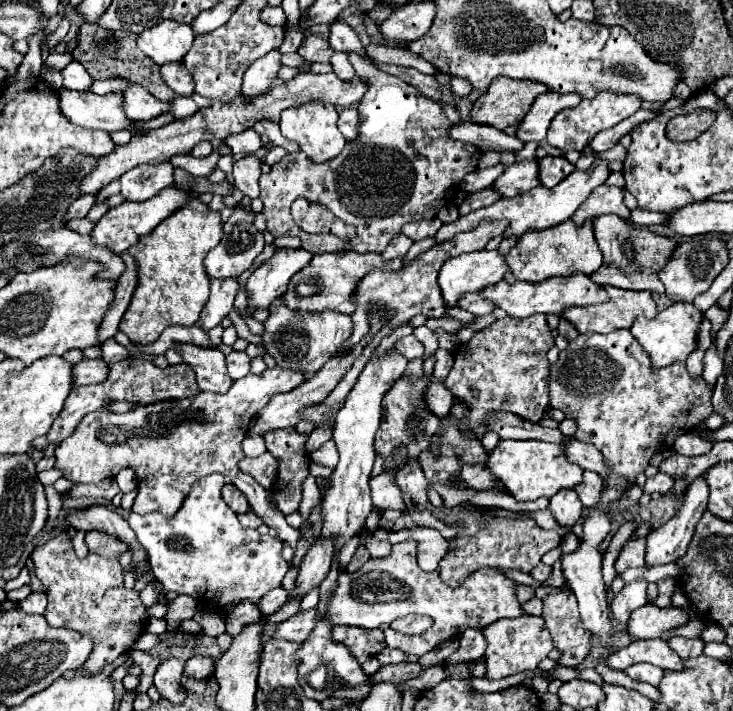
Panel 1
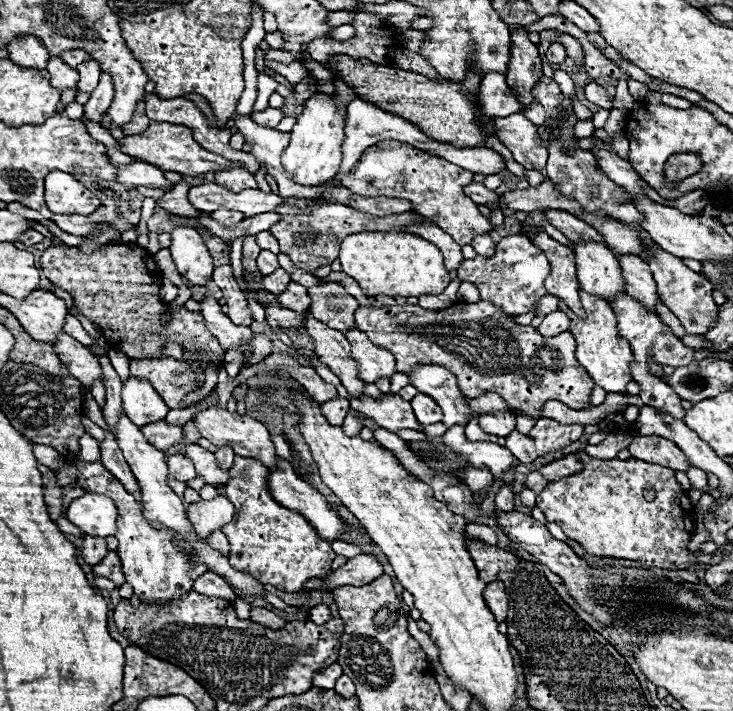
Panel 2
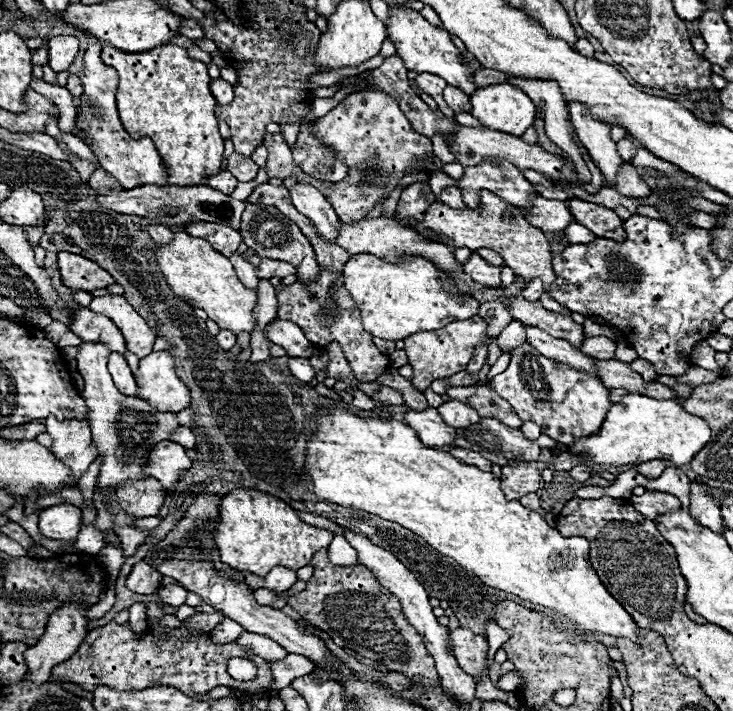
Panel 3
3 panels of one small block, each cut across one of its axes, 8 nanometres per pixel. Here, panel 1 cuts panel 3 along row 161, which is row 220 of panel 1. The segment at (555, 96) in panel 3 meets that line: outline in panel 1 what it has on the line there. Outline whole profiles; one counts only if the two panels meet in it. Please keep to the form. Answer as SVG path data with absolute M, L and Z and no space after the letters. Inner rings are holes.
M598 186L590 192L590 196L580 204L580 208L574 212L572 222L576 226L584 224L586 218L596 218L602 214L616 214L622 218L630 218L630 210L622 202L622 188L618 186Z

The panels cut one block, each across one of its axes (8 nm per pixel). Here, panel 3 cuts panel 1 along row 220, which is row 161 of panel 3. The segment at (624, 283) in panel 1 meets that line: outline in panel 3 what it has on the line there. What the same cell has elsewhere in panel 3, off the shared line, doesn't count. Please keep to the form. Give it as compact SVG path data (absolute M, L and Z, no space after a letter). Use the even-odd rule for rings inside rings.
M568 102L568 110L570 122L576 128L580 142L586 146L596 166L602 170L606 182L614 184L624 160L616 152L616 142L610 140L610 128L604 122L594 120L588 110L578 102Z

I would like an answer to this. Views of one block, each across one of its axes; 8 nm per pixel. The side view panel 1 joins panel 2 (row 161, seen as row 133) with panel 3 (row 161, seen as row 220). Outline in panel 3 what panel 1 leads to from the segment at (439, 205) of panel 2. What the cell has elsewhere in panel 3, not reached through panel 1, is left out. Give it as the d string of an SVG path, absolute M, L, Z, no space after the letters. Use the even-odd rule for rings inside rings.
M354 92L350 96L346 96L342 100L342 104L338 104L336 108L332 108L324 118L318 120L318 138L322 142L326 142L330 148L334 148L340 158L344 160L344 164L350 168L348 176L340 182L326 182L326 180L318 180L310 174L294 174L298 178L298 182L308 182L312 186L316 186L322 194L326 194L328 202L334 206L338 218L342 222L358 222L360 218L364 218L382 196L388 196L396 184L400 182L400 178L404 178L406 174L414 174L414 172L406 172L406 166L410 162L422 160L426 156L432 154L432 142L430 138L416 134L410 126L410 122L404 118L404 114L400 112L398 104L384 92ZM268 134L264 138L264 146L268 148L266 172L270 178L286 178L292 174L292 154L282 134Z

